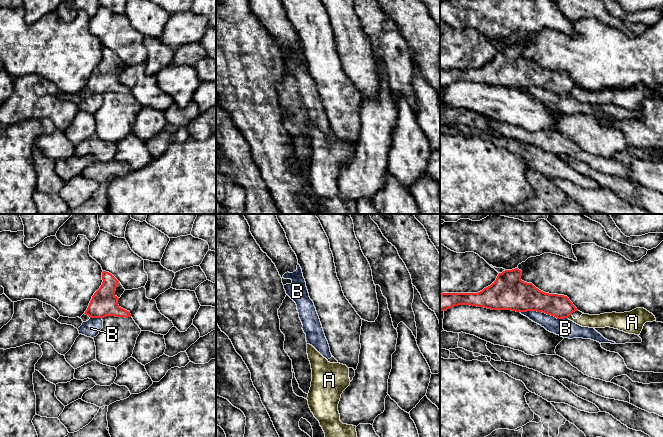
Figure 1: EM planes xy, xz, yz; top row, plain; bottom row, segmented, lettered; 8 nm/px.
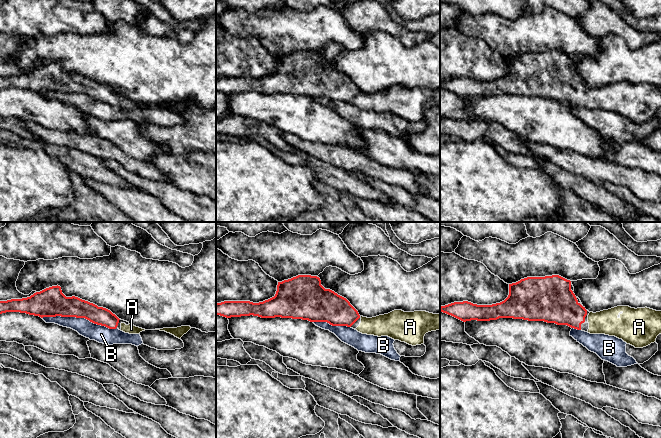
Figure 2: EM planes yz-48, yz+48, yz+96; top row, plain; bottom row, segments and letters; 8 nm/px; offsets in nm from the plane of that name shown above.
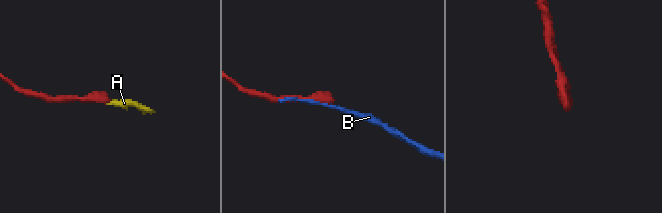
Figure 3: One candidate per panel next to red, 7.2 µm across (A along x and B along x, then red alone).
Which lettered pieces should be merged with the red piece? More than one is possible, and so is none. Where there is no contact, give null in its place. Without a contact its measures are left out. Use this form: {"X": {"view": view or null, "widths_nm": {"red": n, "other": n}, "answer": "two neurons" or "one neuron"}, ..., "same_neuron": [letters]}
{"A": {"view": "yz", "widths_nm": {"red": 190, "other": 110}, "answer": "one neuron"}, "B": {"view": "yz", "widths_nm": {"red": 240, "other": 150}, "answer": "two neurons"}, "same_neuron": ["A"]}

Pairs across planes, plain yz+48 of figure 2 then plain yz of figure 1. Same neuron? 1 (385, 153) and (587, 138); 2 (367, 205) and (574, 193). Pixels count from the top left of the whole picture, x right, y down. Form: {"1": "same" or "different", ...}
{"1": "same", "2": "same"}

